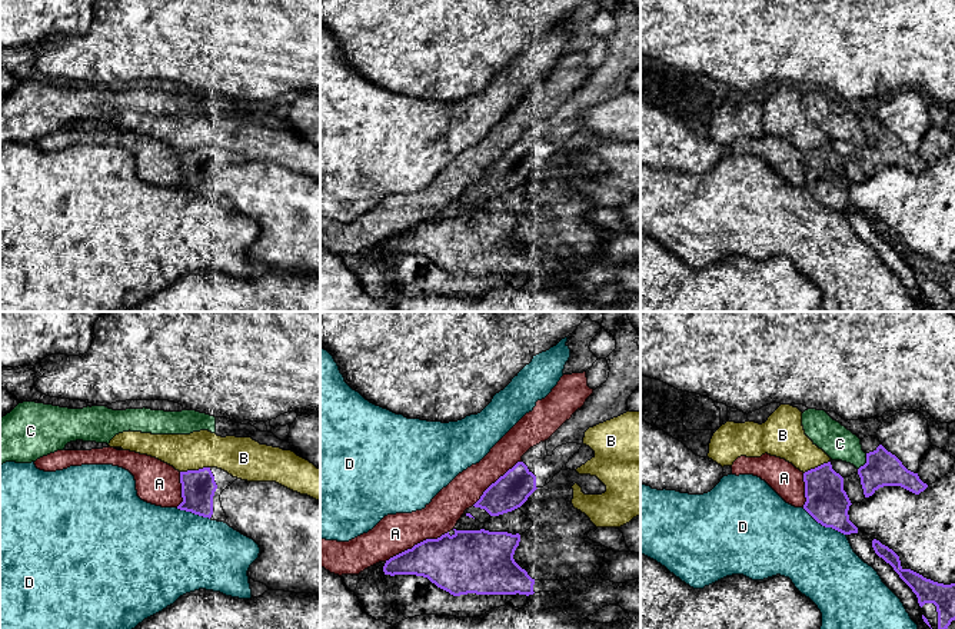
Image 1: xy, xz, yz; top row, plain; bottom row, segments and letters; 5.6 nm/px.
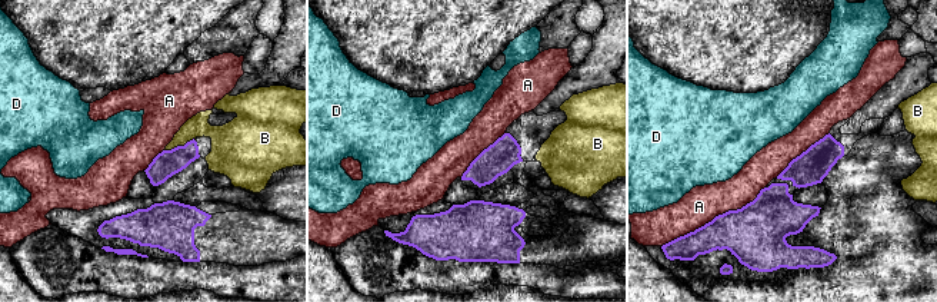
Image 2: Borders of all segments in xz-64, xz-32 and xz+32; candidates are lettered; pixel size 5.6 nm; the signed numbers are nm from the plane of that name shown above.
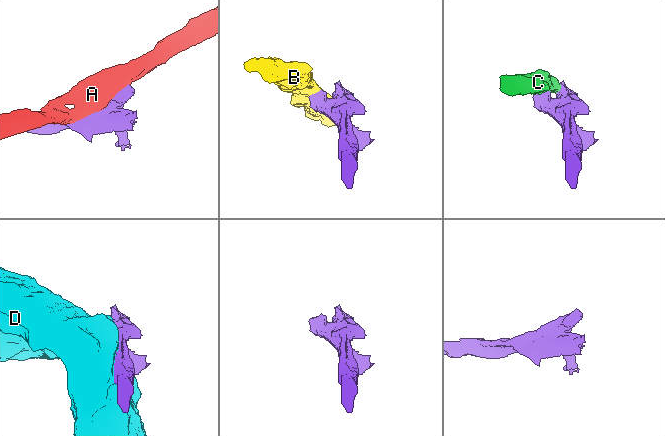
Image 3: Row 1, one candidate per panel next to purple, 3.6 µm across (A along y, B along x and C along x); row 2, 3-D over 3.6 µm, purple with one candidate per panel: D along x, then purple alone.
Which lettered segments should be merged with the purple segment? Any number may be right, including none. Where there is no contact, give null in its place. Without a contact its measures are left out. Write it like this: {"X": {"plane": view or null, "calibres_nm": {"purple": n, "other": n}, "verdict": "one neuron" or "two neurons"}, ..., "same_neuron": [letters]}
{"A": {"plane": "xz", "calibres_nm": {"purple": 320, "other": 220}, "verdict": "two neurons"}, "B": {"plane": "xy", "calibres_nm": {"purple": 190, "other": 200}, "verdict": "two neurons"}, "C": {"plane": "yz", "calibres_nm": {"purple": 200, "other": 190}, "verdict": "two neurons"}, "D": {"plane": "yz", "calibres_nm": {"purple": 240, "other": 400}, "verdict": "two neurons"}, "same_neuron": []}

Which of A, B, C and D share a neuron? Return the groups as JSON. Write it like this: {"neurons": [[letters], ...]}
{"neurons": [["A"], ["B", "C"], ["D"]]}

